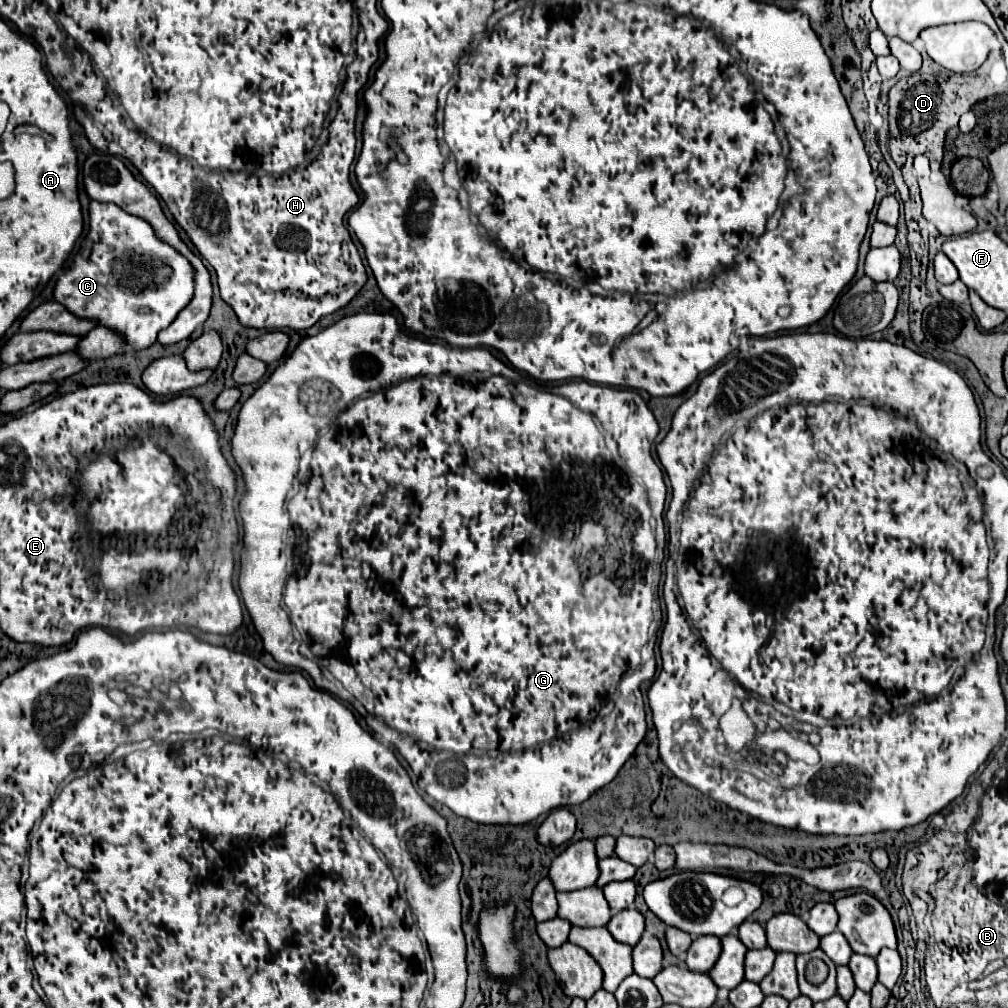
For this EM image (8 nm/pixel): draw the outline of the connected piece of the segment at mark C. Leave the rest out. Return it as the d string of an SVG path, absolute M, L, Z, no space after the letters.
M91 200L89 204L89 232L87 242L81 244L81 250L75 254L67 272L57 278L53 300L63 304L73 316L85 320L97 320L99 326L107 326L123 336L127 348L145 350L157 340L157 332L165 330L175 316L191 302L193 298L193 270L191 264L171 246L159 242L141 218L123 214L119 206L103 204Z

